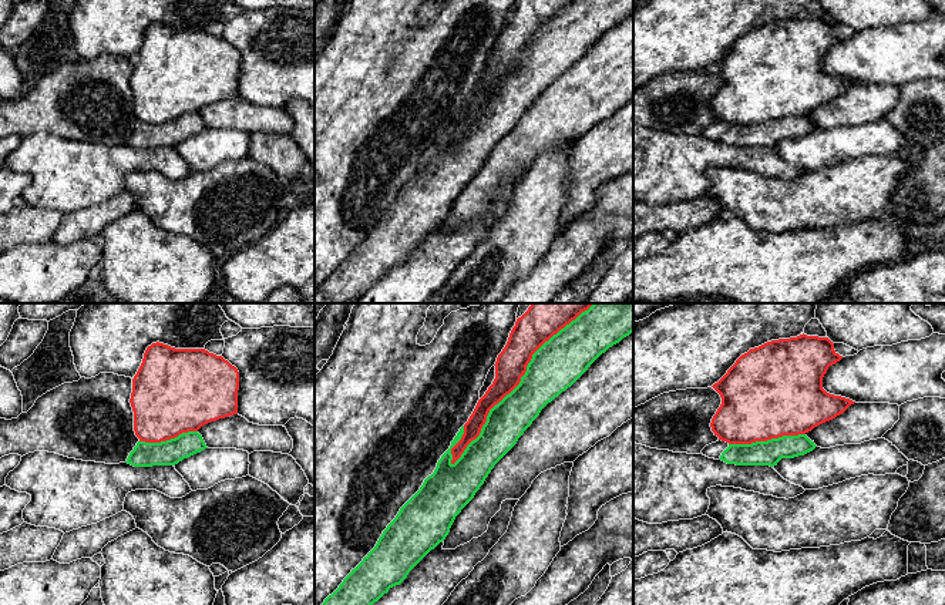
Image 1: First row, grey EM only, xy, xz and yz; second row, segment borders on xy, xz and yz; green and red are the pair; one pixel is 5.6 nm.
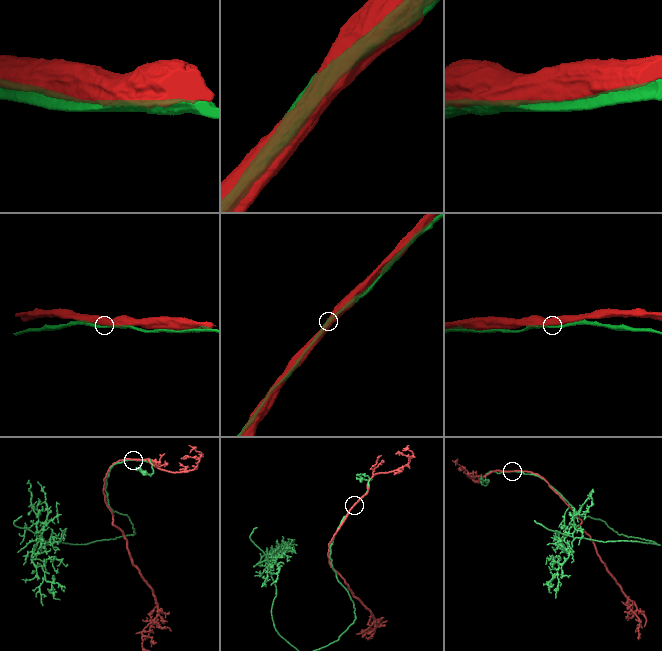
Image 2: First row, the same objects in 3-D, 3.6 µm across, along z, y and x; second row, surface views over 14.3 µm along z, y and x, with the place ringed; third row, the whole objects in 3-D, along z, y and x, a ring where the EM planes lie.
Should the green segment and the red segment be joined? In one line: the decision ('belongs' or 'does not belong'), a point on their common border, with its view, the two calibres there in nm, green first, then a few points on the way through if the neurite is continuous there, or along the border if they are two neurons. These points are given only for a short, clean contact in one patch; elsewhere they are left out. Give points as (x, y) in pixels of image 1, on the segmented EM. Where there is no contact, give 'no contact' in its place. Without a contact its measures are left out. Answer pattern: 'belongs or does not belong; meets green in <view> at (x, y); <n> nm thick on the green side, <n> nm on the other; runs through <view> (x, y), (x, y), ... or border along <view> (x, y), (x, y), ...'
does not belong; meets green in xz at (521, 380); 280 nm thick on the green side, 190 nm on the other

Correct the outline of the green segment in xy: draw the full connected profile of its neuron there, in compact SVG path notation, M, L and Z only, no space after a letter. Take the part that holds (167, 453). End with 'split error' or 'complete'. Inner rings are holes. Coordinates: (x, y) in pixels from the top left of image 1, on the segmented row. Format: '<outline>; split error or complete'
M188 431L161 443L138 441L125 463L134 467L175 465L205 448L202 436Z; complete

